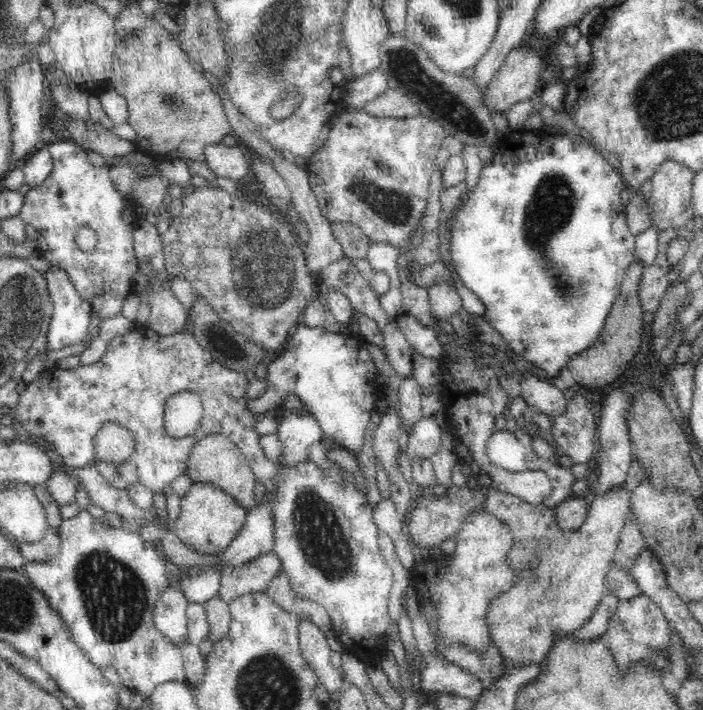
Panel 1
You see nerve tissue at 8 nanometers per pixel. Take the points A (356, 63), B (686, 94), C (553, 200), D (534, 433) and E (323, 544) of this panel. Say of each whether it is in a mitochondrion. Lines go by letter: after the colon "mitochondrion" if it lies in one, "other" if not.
A: other
B: mitochondrion
C: mitochondrion
D: other
E: mitochondrion

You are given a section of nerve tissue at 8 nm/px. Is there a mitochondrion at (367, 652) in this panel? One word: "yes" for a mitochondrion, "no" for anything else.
no

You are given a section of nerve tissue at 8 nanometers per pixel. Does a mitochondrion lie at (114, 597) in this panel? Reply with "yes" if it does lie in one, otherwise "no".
yes

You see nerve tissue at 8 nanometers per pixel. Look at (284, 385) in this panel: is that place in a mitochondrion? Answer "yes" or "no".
no

